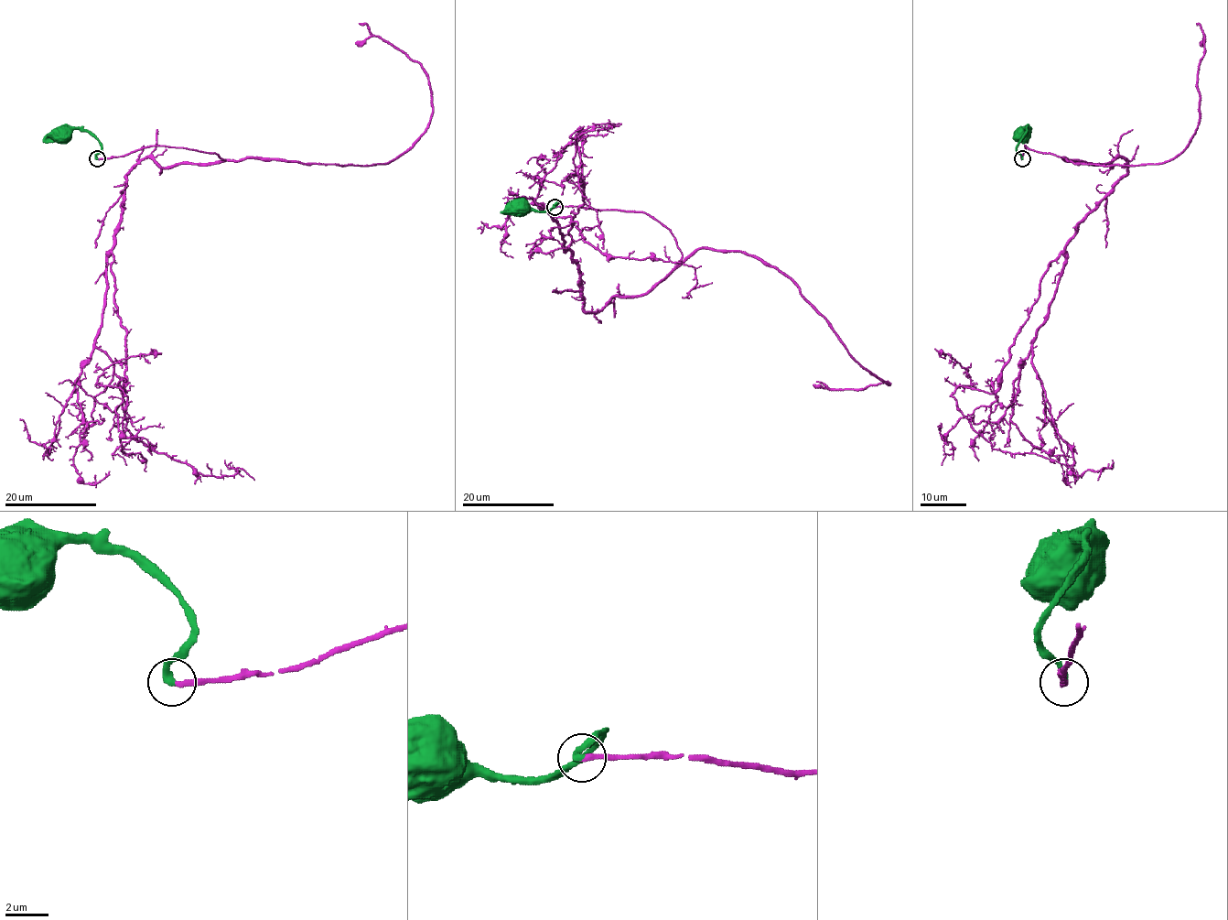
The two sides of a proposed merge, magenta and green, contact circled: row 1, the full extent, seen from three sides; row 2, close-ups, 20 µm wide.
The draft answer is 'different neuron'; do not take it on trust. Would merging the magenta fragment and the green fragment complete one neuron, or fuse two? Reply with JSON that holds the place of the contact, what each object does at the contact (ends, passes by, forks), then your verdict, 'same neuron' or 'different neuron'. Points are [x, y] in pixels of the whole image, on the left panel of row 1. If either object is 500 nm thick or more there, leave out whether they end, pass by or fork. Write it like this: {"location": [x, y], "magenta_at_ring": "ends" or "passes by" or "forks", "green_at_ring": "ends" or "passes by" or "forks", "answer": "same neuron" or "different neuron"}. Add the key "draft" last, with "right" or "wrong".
{"location": [97, 158], "magenta_at_ring": "ends", "green_at_ring": "ends", "answer": "same neuron", "draft": "wrong"}

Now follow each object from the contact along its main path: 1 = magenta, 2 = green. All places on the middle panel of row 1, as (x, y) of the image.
1: (554, 207), (646, 212), (683, 258), (586, 311), (552, 218), (712, 283)
2: (554, 207), (558, 201), (543, 211), (518, 209)

